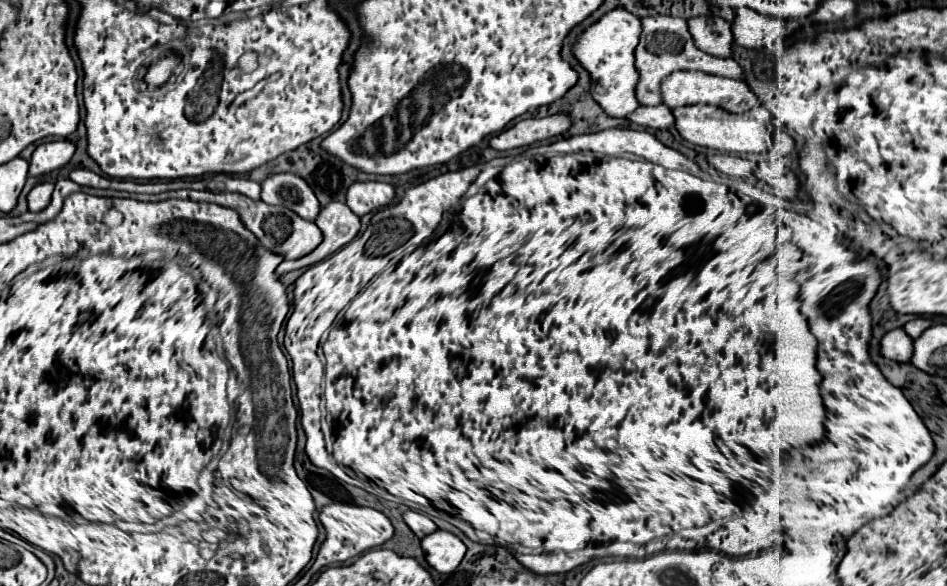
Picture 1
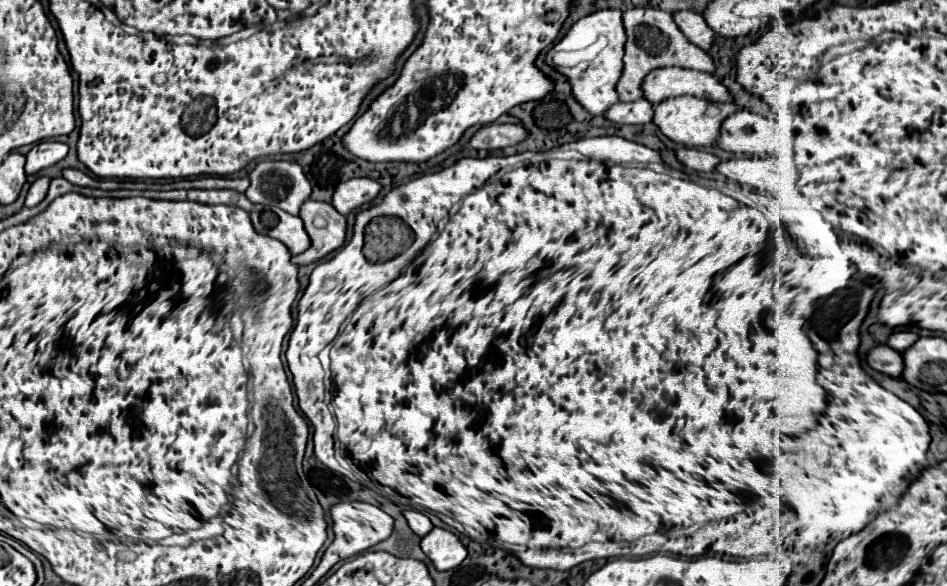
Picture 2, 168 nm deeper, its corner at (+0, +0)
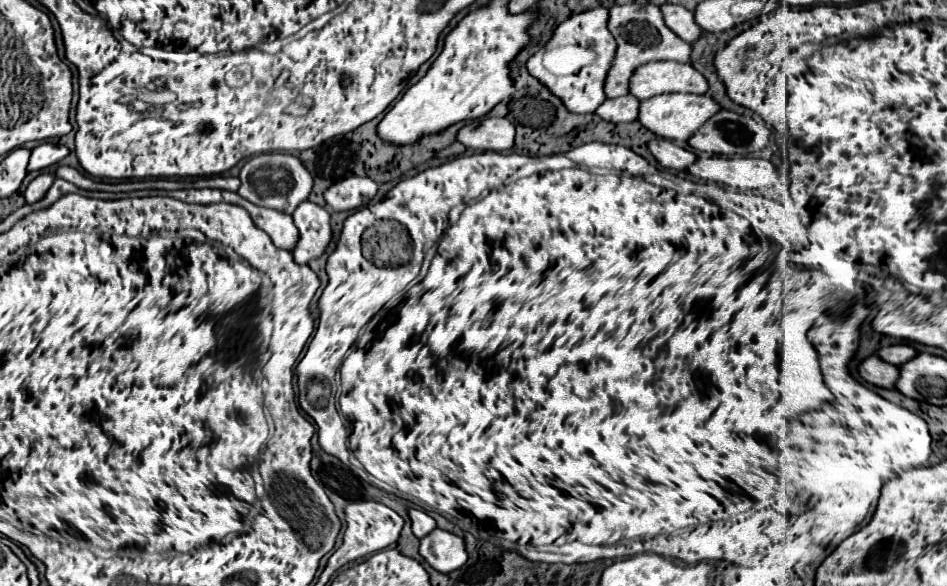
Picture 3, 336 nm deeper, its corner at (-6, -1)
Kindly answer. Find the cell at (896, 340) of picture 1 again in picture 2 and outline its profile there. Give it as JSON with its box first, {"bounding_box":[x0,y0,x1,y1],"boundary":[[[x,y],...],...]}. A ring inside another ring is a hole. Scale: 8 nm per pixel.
{"bounding_box":[868,344,904,376],"boundary":[[[880,344],[868,352],[868,366],[888,376],[900,376],[904,360],[900,352],[896,352],[888,344]]]}

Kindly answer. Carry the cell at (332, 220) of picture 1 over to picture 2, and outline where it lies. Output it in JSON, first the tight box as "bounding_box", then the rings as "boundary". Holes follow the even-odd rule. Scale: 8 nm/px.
{"bounding_box":[292,200,348,266],"boundary":[[[306,200],[300,210],[300,218],[304,220],[312,246],[302,254],[292,256],[292,264],[304,266],[304,264],[318,262],[330,252],[344,246],[346,228],[348,228],[346,216],[342,216],[332,204]]]}

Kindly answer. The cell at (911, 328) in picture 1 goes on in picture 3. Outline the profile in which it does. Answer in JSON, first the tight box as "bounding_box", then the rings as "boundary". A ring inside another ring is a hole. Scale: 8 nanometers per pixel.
{"bounding_box":[876,343,916,367],"boundary":[[[900,343],[900,345],[882,347],[882,349],[876,351],[876,355],[878,355],[882,361],[900,367],[904,361],[910,361],[910,359],[916,355],[916,351],[914,351],[910,345],[902,345],[902,343]]]}

